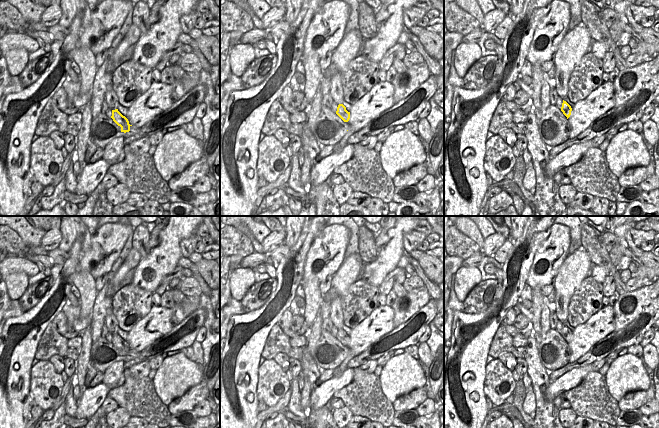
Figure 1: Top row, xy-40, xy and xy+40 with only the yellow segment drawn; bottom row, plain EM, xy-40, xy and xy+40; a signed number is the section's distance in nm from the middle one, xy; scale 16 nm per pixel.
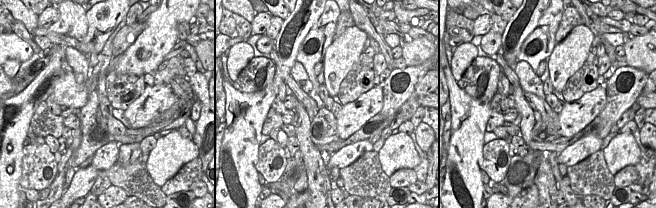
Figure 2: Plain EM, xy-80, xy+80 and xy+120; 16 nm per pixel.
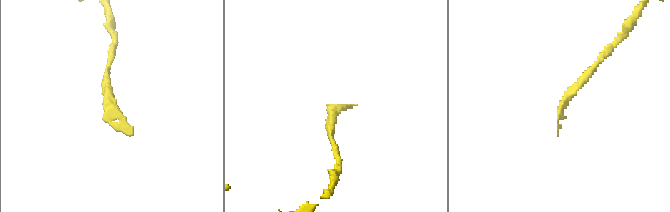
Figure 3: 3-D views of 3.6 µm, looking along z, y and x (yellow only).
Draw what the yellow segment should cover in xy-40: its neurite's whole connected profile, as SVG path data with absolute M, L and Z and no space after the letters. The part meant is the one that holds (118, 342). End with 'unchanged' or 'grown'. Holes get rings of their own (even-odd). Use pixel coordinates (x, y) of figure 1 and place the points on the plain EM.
M118 333L112 334L112 340L111 342L113 343L113 345L121 351L121 356L129 356L130 355L130 351L132 349L129 348L128 343L123 340Z; unchanged

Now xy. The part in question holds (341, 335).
M339 328L337 331L336 338L344 345L348 346L350 343L350 336L346 334L346 331L343 328Z; unchanged

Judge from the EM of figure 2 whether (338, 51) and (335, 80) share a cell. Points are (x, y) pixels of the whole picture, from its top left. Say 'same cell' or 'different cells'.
same cell

